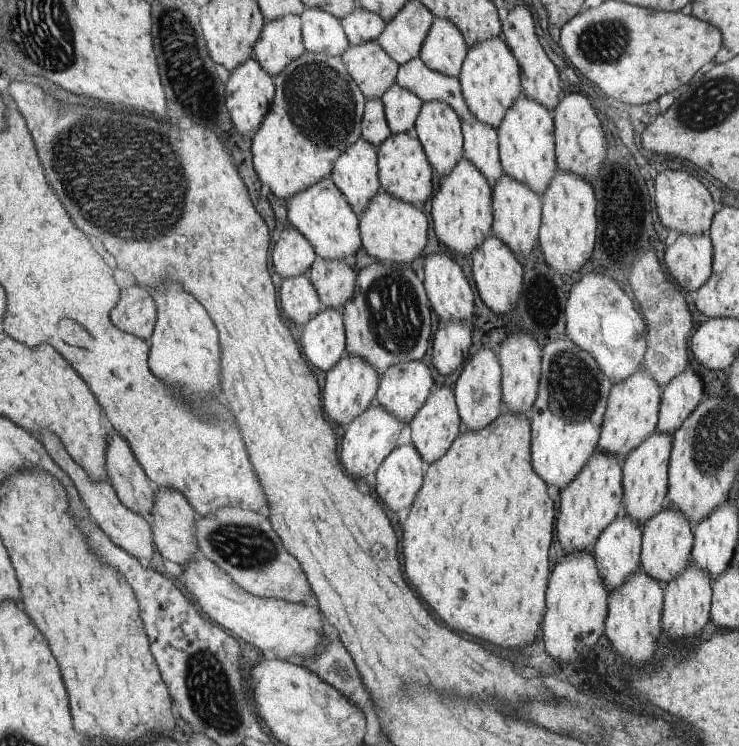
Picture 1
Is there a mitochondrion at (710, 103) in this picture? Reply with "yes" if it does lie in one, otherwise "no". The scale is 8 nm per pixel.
yes

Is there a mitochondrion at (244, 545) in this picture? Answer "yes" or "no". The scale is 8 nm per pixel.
yes

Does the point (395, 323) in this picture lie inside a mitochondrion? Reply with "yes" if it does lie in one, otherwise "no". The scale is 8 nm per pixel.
yes

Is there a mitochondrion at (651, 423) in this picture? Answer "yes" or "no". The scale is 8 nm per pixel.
no

